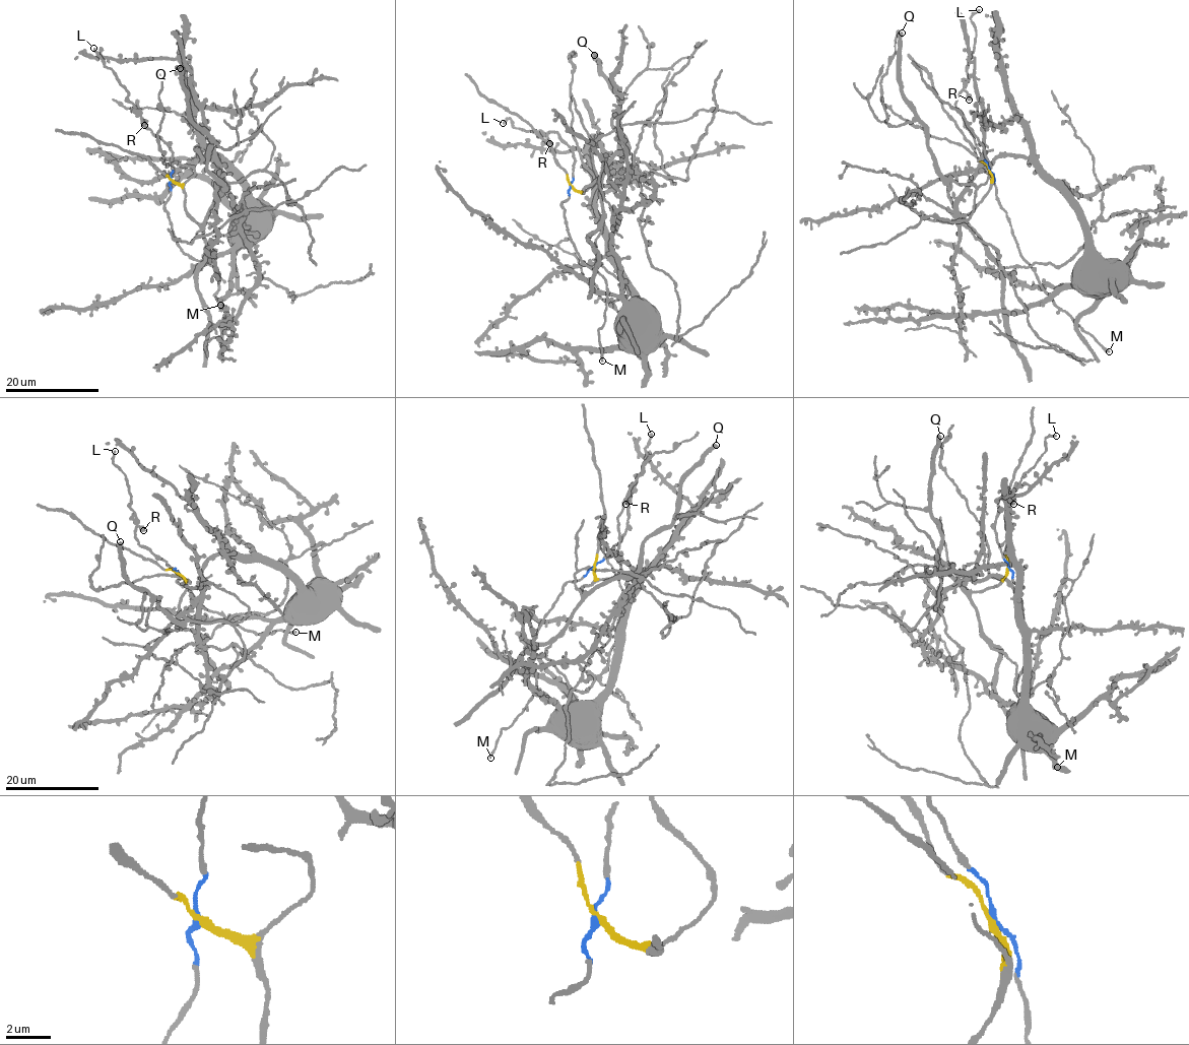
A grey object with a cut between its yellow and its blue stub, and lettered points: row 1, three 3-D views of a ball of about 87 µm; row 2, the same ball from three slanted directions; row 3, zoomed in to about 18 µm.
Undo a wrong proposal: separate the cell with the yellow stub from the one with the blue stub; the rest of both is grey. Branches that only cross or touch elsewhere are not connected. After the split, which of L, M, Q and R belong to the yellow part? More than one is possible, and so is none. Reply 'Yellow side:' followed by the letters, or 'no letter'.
Yellow side: Q

